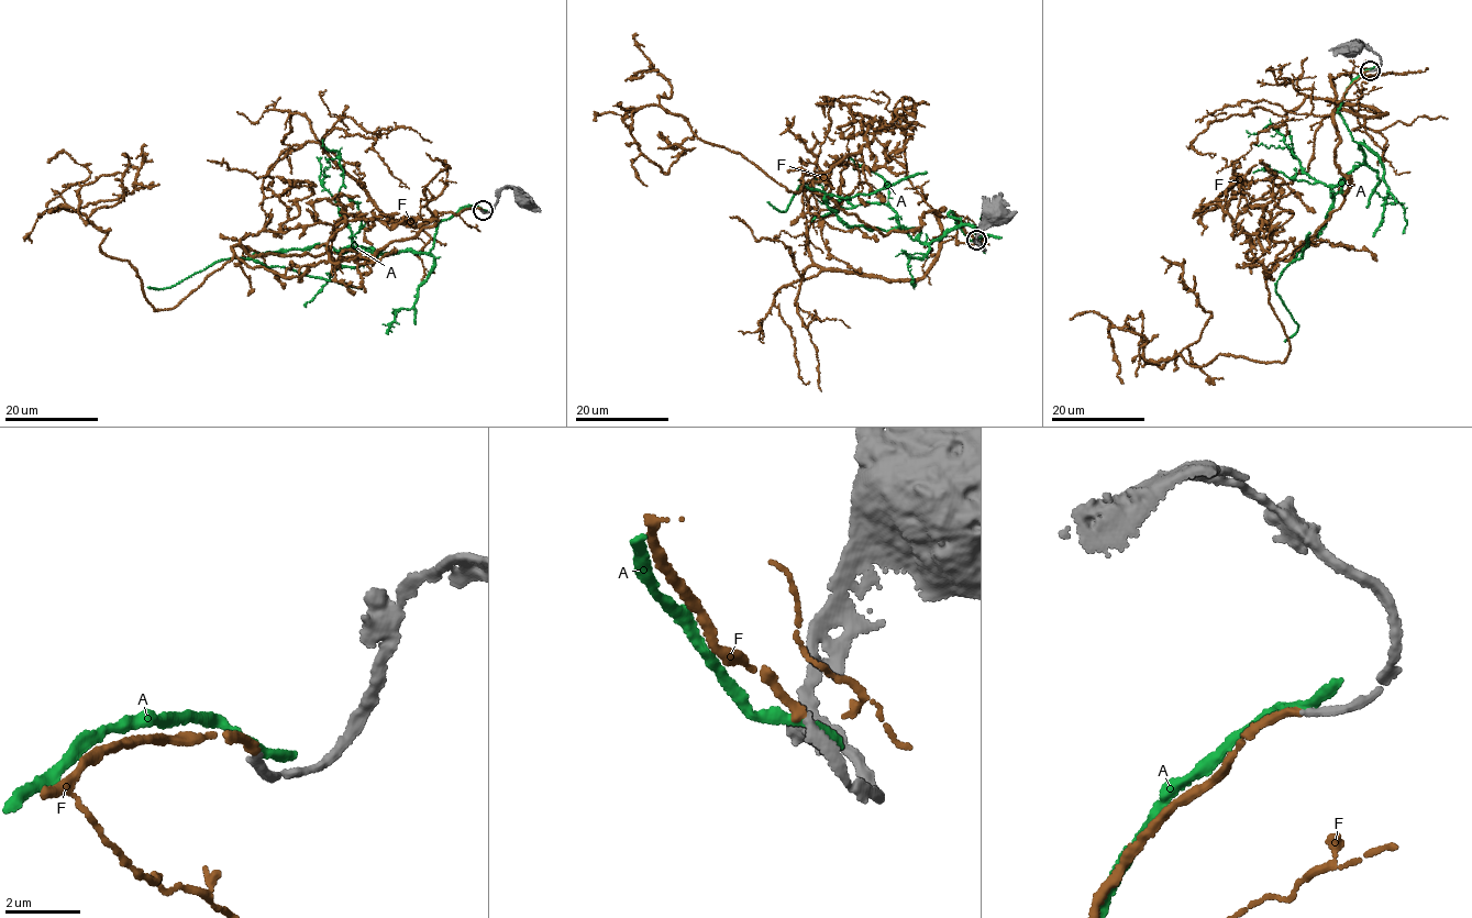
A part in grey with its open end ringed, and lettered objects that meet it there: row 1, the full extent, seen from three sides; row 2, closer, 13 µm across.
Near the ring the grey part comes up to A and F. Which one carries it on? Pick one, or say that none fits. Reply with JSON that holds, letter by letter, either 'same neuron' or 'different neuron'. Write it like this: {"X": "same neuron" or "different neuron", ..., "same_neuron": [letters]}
{"A": "different neuron", "F": "same neuron", "same_neuron": ["F"]}

